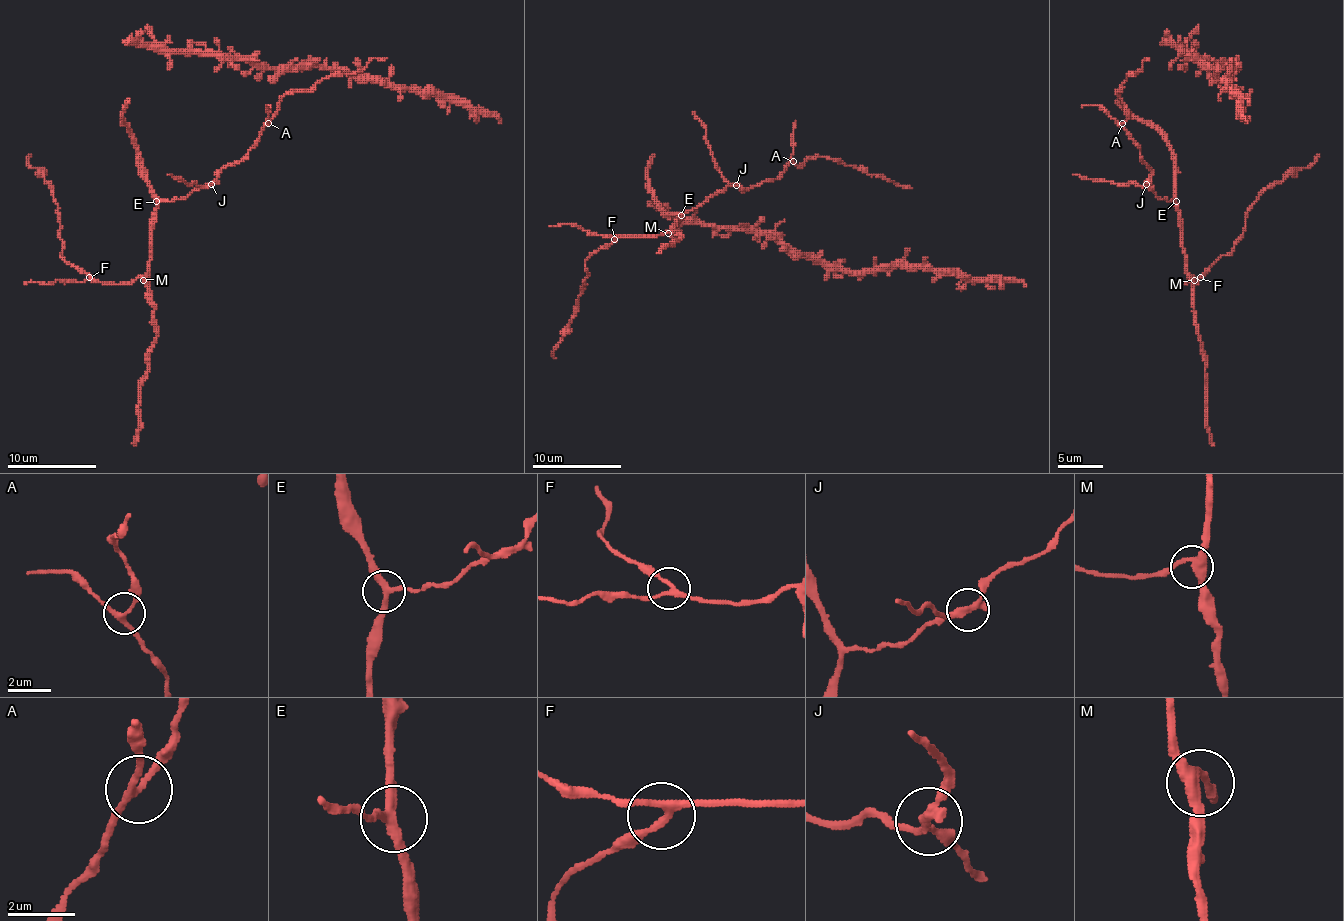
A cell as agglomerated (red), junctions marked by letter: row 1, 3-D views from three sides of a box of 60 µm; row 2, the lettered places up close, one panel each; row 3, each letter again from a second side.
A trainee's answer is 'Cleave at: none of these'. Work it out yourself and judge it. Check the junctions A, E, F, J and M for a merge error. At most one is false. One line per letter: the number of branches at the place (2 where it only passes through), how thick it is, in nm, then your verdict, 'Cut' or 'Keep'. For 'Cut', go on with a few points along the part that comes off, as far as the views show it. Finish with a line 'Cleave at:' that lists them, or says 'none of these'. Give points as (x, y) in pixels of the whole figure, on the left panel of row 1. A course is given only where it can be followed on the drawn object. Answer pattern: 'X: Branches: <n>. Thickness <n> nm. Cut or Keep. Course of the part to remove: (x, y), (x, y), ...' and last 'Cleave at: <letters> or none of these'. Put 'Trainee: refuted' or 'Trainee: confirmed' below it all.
A: Branches: 3. Thickness 190 nm. Keep
E: Branches: 3. Thickness 280 nm. Keep
F: Branches: 3. Thickness 200 nm. Keep
J: Branches: 3. Thickness 220 nm. Cut. Course of the part to remove: (210, 183), (192, 183), (167, 174)
M: Branches: 3. Thickness 340 nm. Keep
Cleave at: J
Trainee: refuted

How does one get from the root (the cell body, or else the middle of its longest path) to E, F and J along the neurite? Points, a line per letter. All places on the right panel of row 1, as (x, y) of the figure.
E: (1124, 121), (1122, 125), (1140, 150), (1140, 159), (1151, 170), (1147, 186), (1158, 197), (1176, 201)
F: (1124, 121), (1140, 159), (1151, 170), (1147, 186), (1176, 206), (1185, 271), (1196, 284), (1200, 277)
J: (1124, 121), (1122, 125), (1140, 150), (1140, 159), (1151, 170), (1147, 183)

